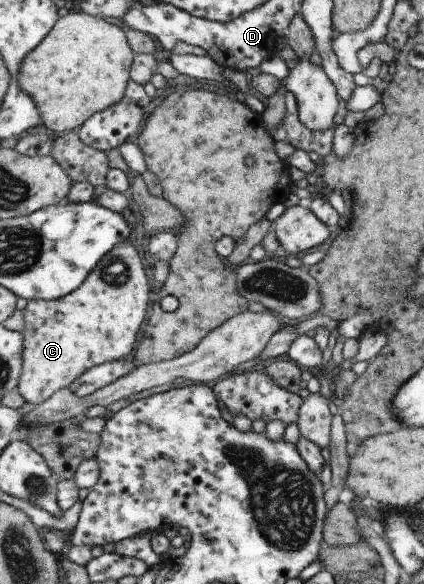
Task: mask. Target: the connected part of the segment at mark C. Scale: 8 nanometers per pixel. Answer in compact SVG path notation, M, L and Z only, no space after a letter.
M123 240L117 248L91 272L86 283L76 292L60 300L29 300L23 308L25 330L23 336L23 374L19 380L19 393L29 404L40 404L54 396L59 390L71 387L83 374L91 368L103 364L113 364L117 360L125 360L136 352L139 332L147 320L151 295L149 274L145 272L143 260L131 240Z

